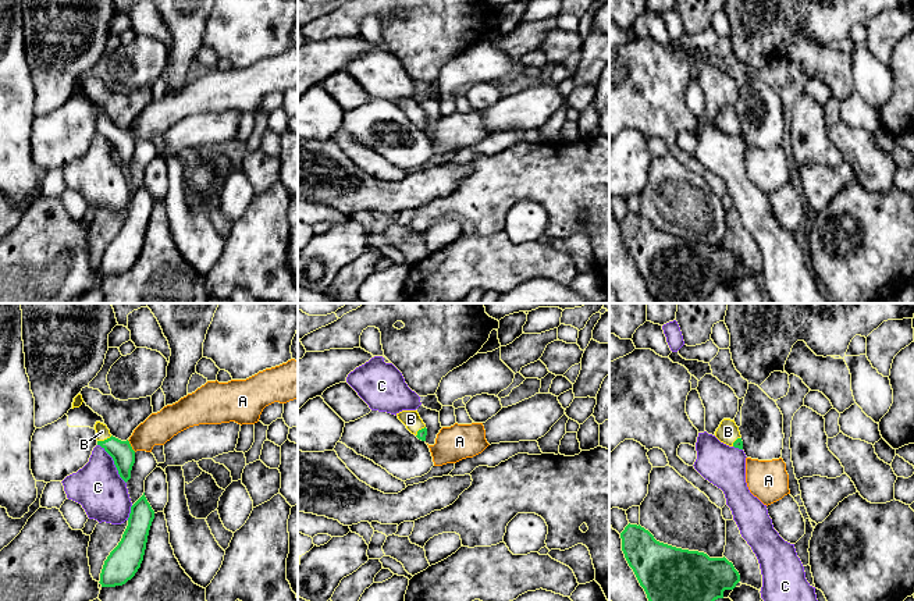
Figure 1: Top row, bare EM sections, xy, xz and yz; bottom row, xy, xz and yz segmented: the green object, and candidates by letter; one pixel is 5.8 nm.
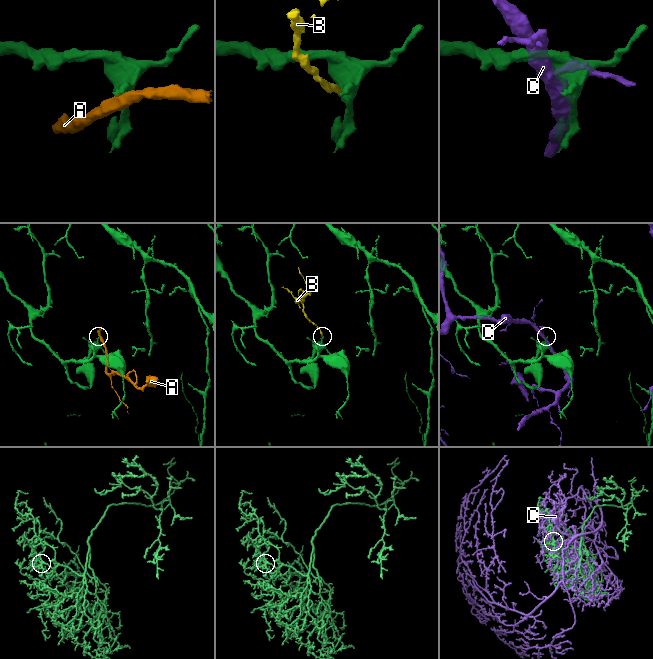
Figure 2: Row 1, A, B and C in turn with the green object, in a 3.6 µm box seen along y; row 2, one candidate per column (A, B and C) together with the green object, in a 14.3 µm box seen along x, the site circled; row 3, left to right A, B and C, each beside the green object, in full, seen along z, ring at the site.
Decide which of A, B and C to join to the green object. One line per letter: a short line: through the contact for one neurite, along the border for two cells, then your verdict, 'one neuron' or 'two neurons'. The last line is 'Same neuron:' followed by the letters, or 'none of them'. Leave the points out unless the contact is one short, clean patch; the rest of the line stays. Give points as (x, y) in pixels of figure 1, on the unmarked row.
A: xy (127, 128), (135, 139) | two neurons
B: xy (121, 141), (105, 128), (102, 120) | one neuron
C: two neurons
Same neuron: B

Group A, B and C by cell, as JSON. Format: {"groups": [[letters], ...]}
{"groups": [["A"], ["B"], ["C"]]}

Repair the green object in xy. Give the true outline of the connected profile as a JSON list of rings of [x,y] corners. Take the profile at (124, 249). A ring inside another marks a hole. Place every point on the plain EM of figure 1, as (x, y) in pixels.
[[[143,181],[131,195],[128,214],[121,230],[104,249],[99,270],[102,275],[122,274],[135,264],[143,249],[153,207],[154,199]]]

